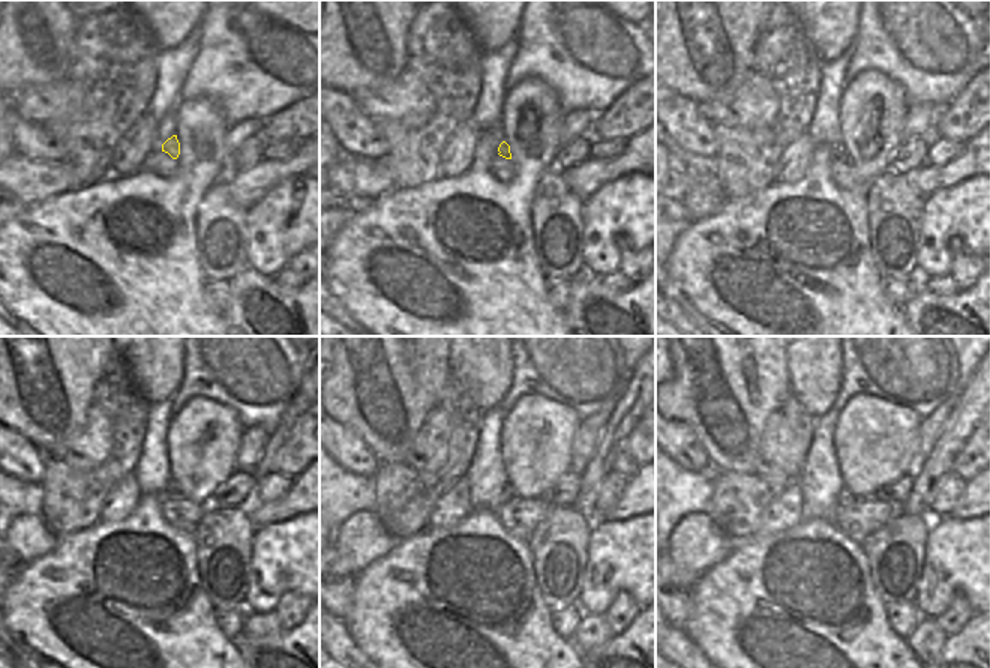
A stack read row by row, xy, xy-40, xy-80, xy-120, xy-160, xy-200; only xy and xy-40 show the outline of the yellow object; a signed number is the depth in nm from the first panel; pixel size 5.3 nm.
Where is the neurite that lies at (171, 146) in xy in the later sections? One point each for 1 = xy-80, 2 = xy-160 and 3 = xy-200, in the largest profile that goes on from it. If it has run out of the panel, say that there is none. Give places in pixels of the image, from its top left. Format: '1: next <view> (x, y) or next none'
1: next xy-80 (840, 153)
2: next xy-160 (507, 494)
3: next xy-200 (845, 499)

